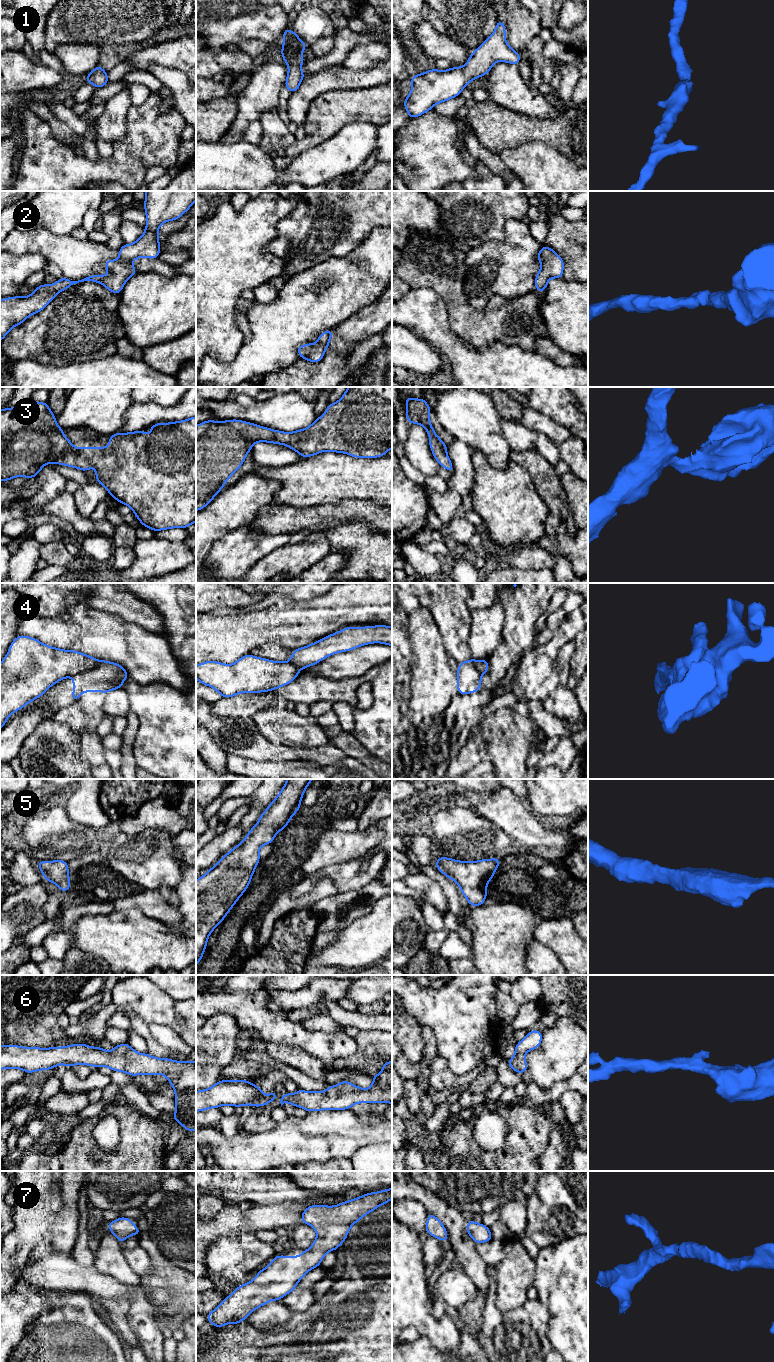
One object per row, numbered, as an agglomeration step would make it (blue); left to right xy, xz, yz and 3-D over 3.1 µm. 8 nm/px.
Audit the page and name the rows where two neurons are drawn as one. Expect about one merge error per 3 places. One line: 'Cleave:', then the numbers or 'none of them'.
Cleave: 4

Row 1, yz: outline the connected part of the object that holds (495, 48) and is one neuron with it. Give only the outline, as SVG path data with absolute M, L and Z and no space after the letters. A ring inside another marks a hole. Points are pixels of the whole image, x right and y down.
M497 19L494 33L471 53L463 67L452 67L445 71L434 68L411 76L412 89L403 105L408 118L419 117L436 104L461 95L468 82L472 83L475 78L489 73L497 61L518 65L520 53L508 45L505 32L505 24Z

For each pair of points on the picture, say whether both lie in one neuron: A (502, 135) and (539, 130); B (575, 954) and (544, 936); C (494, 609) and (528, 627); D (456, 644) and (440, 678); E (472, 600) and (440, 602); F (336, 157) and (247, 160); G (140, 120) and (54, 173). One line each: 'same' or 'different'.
A: same
B: same
C: different
D: different
E: different
F: same
G: same

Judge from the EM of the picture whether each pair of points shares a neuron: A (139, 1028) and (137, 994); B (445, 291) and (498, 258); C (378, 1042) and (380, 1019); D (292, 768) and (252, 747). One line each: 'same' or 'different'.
A: different
B: different
C: different
D: different

